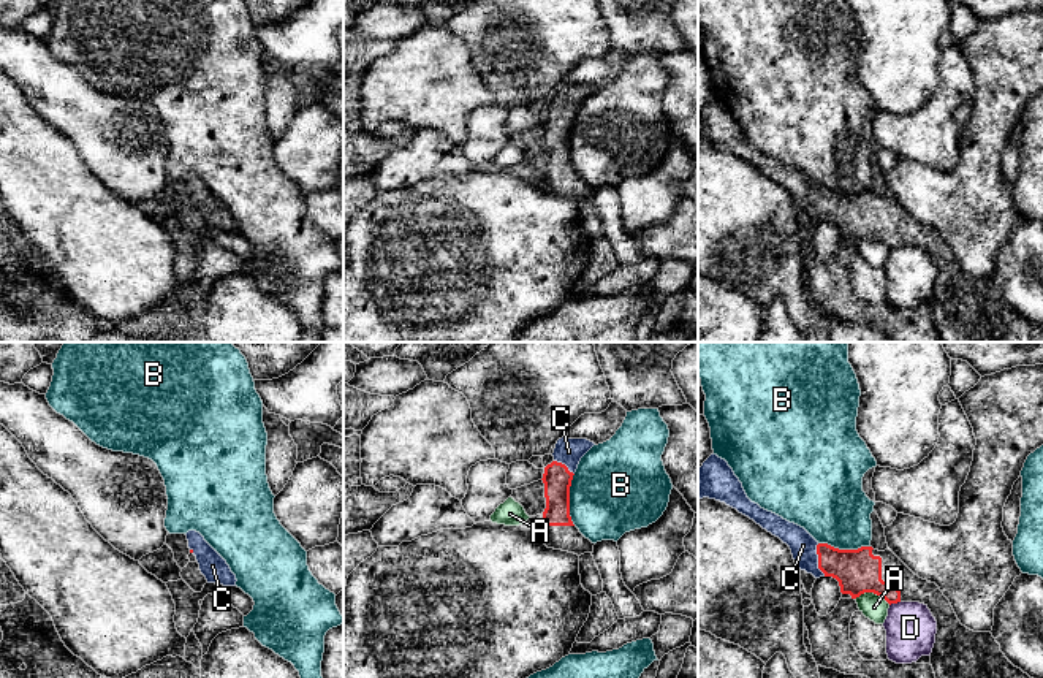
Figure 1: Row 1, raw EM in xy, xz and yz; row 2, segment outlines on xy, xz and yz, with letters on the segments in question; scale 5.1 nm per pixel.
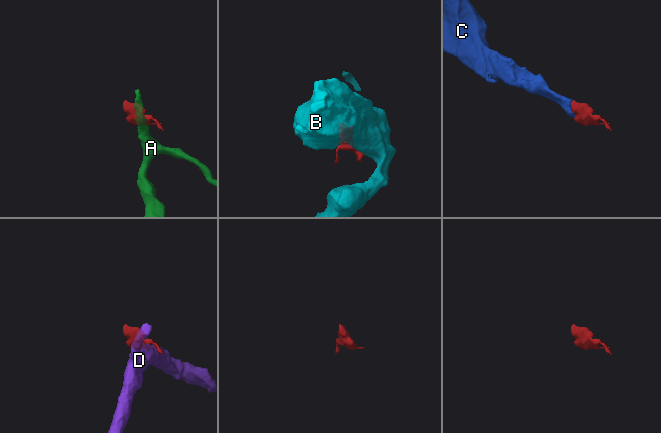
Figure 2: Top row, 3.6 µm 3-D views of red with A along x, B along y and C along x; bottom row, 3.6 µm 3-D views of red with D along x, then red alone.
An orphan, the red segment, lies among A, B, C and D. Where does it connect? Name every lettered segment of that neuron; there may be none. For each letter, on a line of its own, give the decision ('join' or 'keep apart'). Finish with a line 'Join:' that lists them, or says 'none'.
A: keep apart
B: keep apart
C: join
D: keep apart
Join: C

